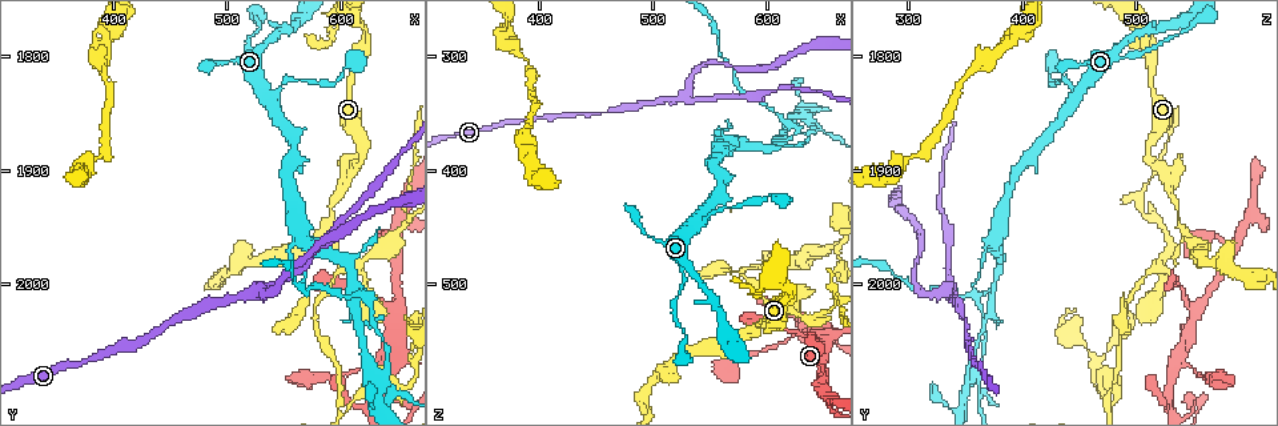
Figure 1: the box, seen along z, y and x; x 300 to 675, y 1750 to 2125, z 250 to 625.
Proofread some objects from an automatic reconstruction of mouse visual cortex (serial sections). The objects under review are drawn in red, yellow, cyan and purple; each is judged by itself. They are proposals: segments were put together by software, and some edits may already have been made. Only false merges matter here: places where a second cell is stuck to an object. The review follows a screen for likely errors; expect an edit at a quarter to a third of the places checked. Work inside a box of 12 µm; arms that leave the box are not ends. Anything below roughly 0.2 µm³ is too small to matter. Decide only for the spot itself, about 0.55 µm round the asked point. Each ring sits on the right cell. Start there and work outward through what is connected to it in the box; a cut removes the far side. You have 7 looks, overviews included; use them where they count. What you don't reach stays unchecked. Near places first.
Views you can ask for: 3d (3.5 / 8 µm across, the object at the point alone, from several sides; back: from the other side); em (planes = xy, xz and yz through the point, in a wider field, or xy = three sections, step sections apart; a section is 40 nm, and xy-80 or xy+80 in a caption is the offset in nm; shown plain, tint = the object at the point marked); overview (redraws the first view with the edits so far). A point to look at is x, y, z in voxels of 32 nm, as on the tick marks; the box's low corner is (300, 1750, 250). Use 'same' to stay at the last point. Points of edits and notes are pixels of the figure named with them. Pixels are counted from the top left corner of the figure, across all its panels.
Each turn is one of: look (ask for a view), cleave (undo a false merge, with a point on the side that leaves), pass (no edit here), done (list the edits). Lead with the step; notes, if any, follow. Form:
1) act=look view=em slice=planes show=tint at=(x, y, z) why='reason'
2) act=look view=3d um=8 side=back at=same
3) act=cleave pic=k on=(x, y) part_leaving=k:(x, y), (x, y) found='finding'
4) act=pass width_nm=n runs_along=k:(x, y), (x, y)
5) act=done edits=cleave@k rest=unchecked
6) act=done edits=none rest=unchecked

act=look view=3d um=3.5 at=(524, 2008, 338) why='two arms in line, one across'

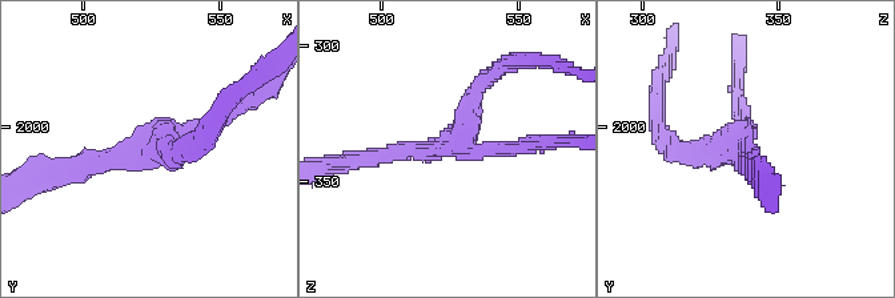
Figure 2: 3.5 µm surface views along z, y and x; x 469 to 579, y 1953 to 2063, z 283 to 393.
act=look view=em slice=xy step=1 show=tint at=(522, 2008, 338)

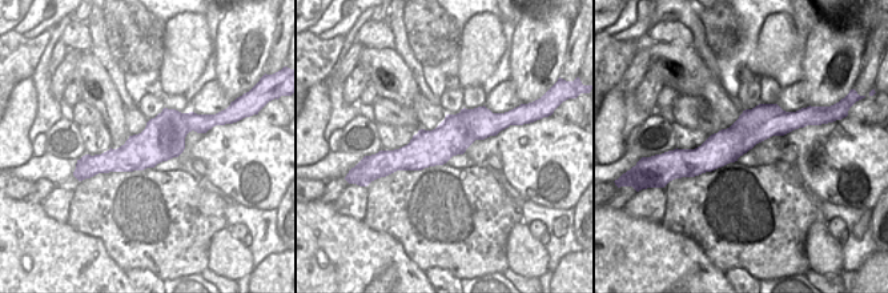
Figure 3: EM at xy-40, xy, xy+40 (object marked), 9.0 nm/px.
act=cleave pic=2 on=(518, 148) arm_widths_nm=200,250,250 part_leaving=2:(468, 149), (574, 143) found='two cells meet here'

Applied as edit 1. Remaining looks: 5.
act=look view=3d um=8 at=(610, 1996, 374) why='arms part here'

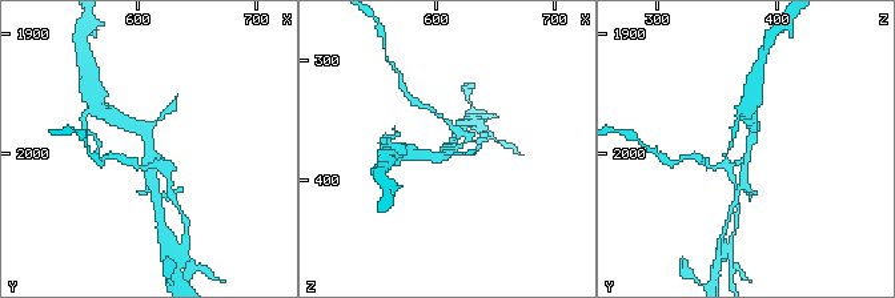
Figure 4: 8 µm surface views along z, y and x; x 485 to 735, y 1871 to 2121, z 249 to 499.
act=look view=em slice=xy step=2 show=tint at=(612, 1998, 374)

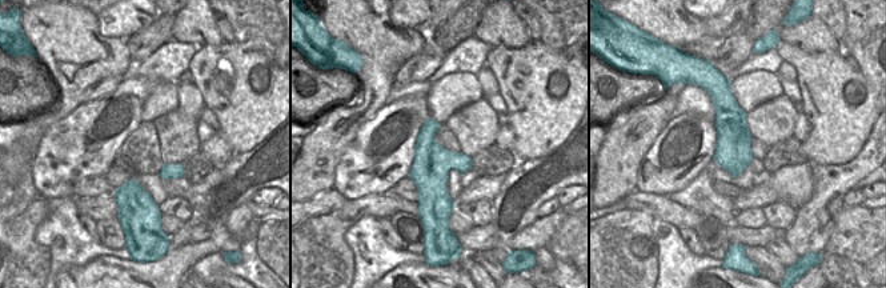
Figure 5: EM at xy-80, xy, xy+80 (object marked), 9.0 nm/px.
act=pass width_nm=360 runs_along=4:(128, 123), (145, 133), (156, 189) found='continuous, no second cell'

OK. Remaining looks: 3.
act=look view=3d um=3.5 at=(626, 2084, 350)

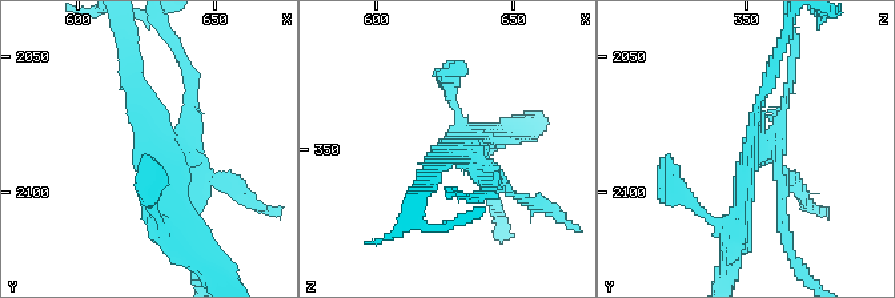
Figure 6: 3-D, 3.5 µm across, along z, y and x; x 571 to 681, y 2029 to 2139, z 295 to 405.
act=look view=em slice=xy step=3 show=tint at=(628, 2082, 351) why='need the tissue'

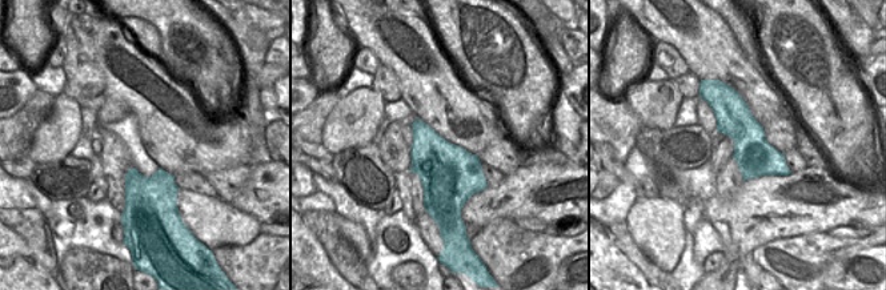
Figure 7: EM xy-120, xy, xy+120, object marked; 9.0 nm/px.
act=pass width_nm=500 runs_along=6:(129, 67), (173, 234) found='one cell here'

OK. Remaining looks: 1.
act=done edits=cleave@2 rest=unchecked

